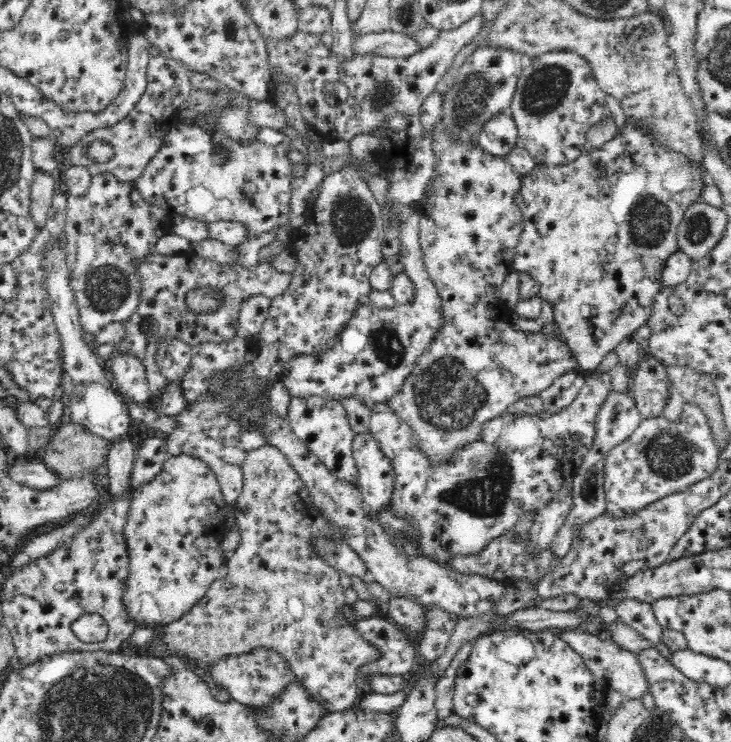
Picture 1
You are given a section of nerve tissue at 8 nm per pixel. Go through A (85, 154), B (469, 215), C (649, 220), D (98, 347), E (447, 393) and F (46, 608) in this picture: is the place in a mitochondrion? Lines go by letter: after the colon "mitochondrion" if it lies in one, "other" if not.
A: other
B: other
C: mitochondrion
D: other
E: mitochondrion
F: other

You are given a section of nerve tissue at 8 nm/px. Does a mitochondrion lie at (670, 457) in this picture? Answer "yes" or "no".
yes

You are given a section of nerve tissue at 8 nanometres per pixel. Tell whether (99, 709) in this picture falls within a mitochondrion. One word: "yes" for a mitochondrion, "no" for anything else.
yes

